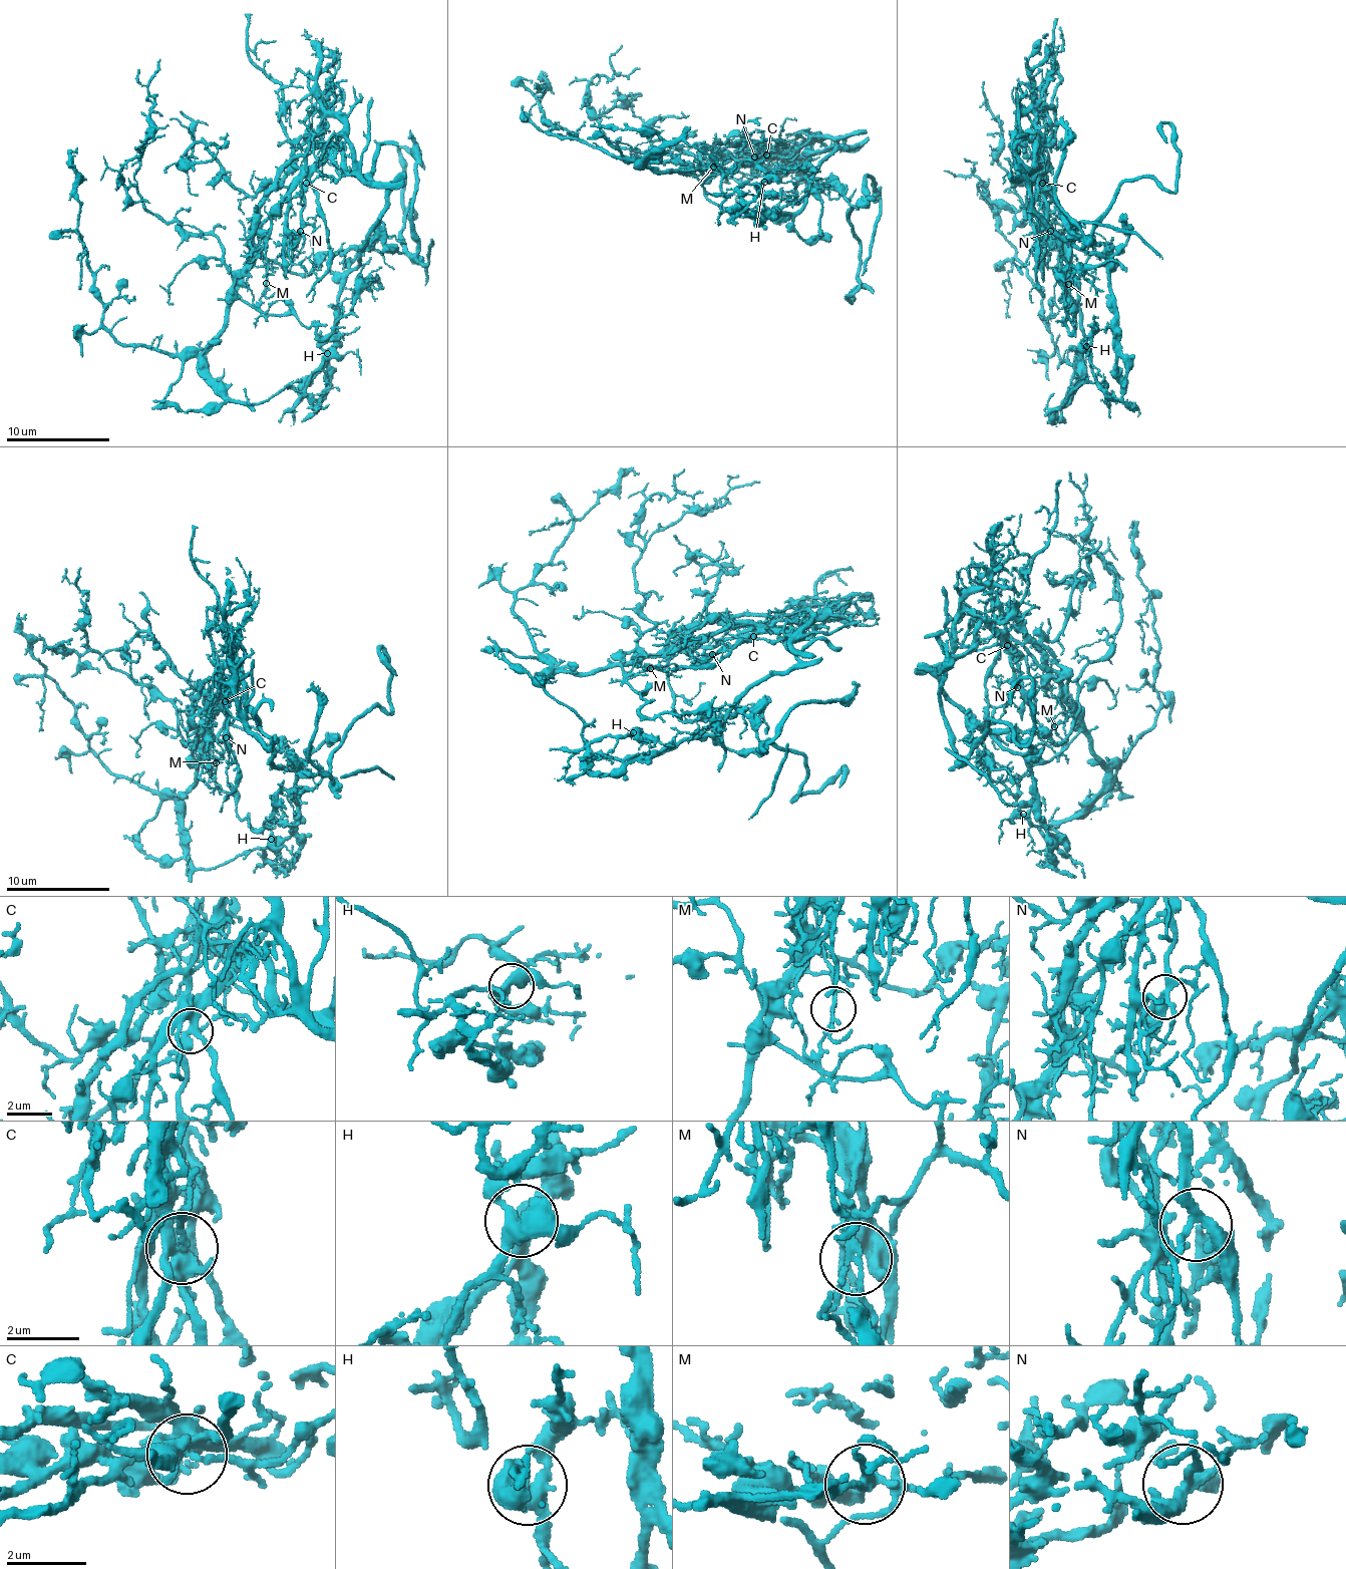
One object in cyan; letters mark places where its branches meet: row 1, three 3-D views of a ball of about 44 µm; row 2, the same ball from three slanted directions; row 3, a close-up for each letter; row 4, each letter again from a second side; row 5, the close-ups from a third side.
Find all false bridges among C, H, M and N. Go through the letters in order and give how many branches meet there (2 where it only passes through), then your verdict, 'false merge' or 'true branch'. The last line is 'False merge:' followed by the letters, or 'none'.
C: 4 | false merge
H: 3 | true branch
M: 4 | false merge
N: 3 | true branch
False merge: C, M

